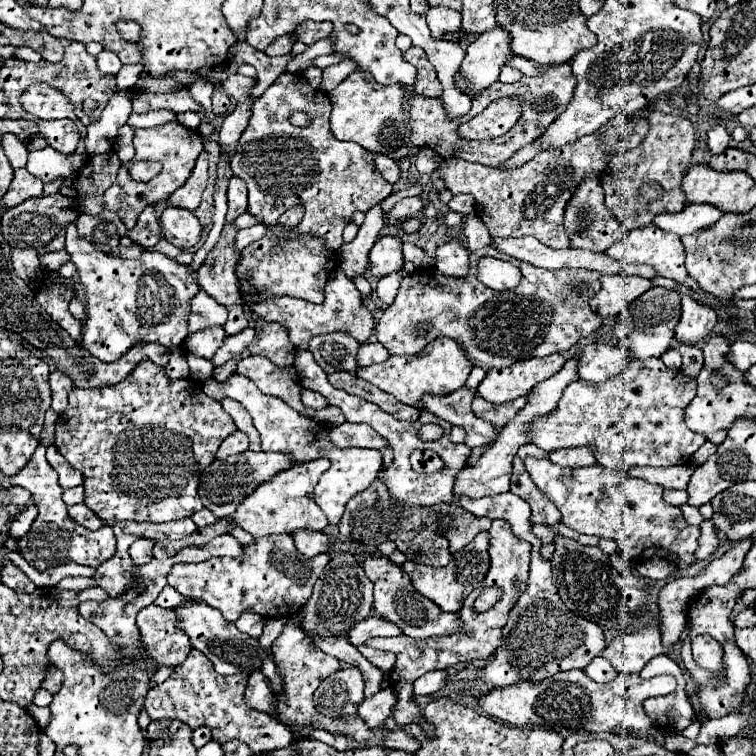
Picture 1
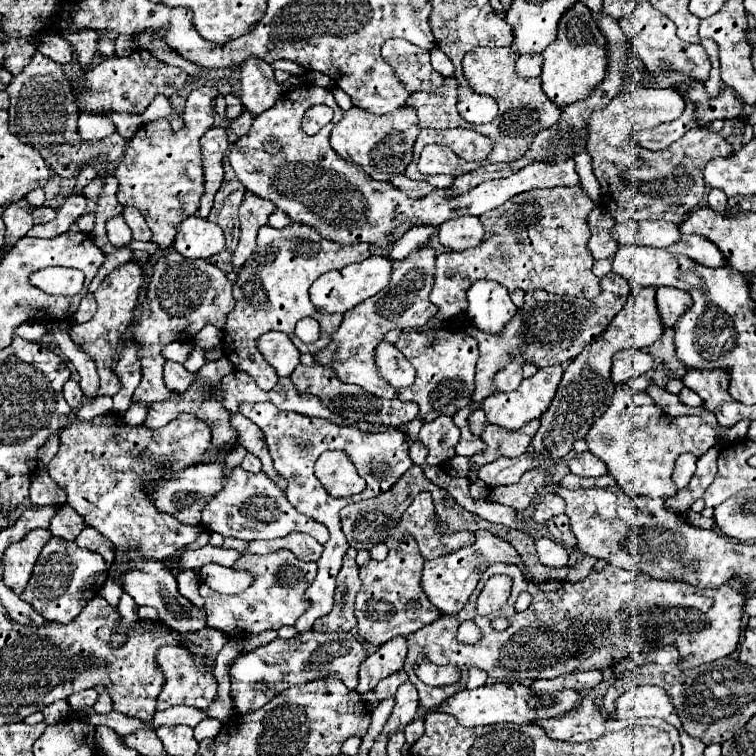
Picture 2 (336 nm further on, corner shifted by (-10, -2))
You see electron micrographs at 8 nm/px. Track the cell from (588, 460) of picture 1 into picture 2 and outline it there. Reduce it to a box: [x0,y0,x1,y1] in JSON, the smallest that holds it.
[569,451,607,477]

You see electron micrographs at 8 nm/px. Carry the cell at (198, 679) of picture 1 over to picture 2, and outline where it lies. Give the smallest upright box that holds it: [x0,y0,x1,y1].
[157,647,217,711]

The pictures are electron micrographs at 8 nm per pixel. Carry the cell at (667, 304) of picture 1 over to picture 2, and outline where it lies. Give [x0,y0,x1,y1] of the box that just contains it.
[657,287,691,329]

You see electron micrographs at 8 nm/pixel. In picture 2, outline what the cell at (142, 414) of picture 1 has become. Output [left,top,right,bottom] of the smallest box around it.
[47,411,213,579]

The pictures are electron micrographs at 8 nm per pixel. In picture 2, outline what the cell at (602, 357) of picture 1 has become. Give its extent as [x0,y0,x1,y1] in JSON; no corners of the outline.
[611,349,653,383]

